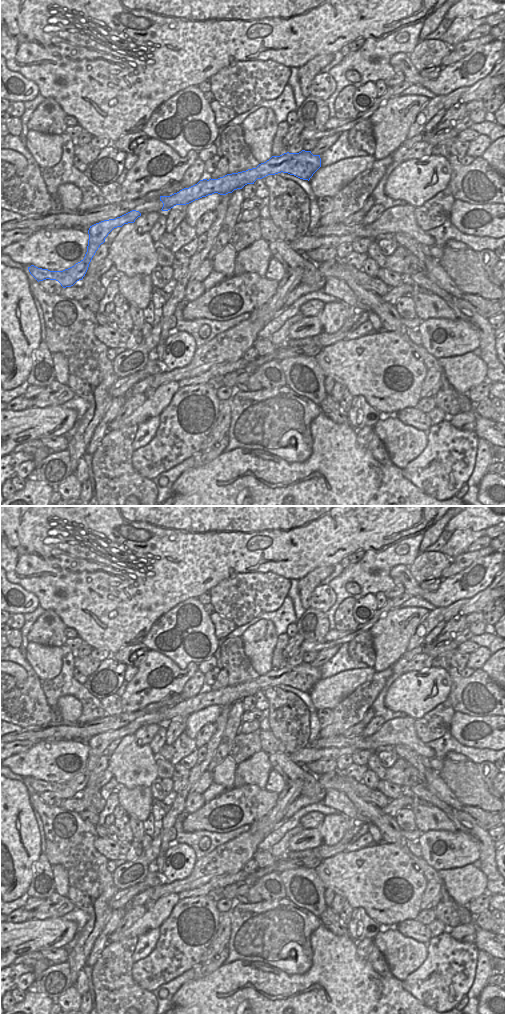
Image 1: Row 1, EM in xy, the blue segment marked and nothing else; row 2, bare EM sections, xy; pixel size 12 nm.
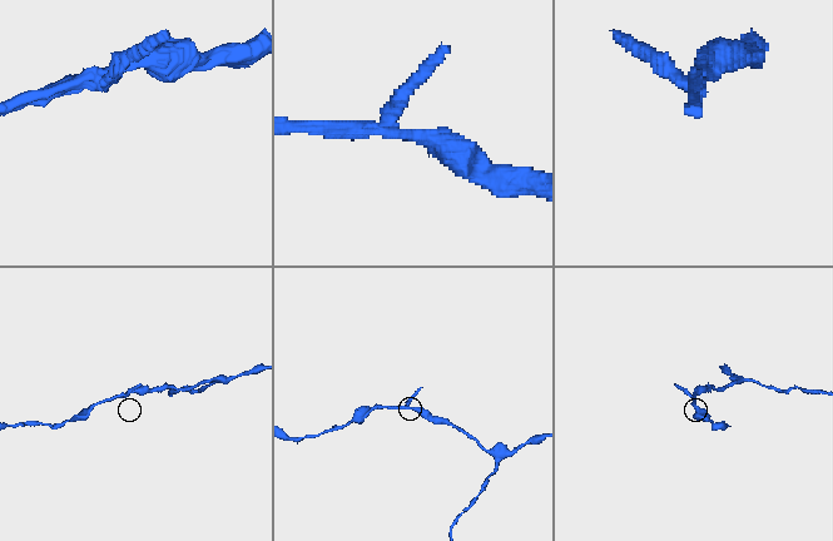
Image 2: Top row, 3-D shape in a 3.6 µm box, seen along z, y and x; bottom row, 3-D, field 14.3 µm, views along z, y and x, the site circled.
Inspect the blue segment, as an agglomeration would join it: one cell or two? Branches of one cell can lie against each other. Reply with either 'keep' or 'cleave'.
keep

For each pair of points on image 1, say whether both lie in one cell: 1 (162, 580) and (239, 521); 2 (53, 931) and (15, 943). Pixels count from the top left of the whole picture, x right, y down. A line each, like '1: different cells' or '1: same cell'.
1: same cell
2: same cell

